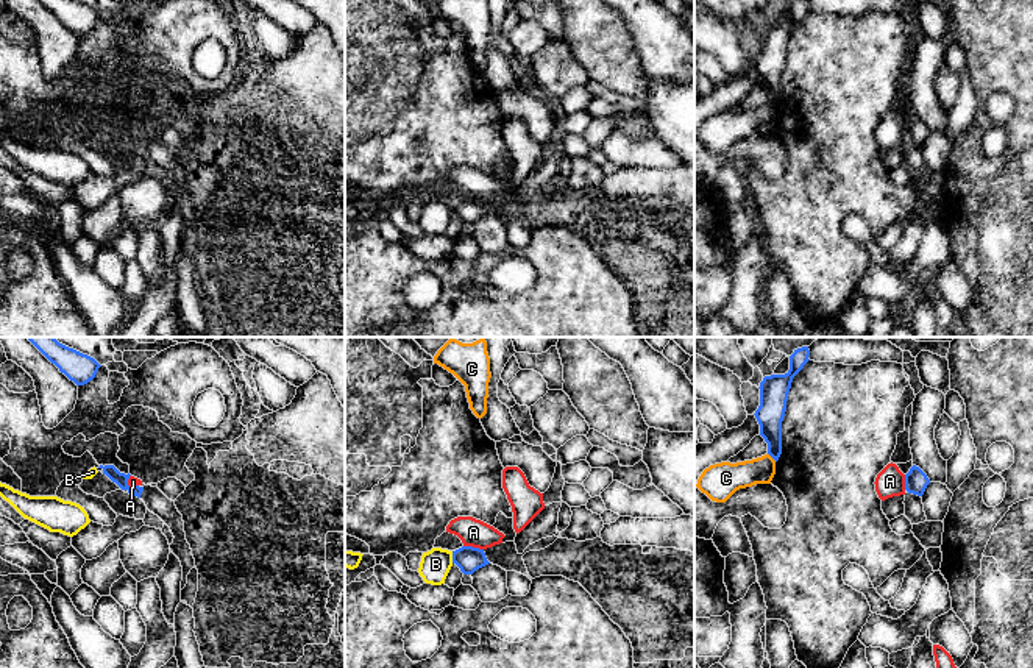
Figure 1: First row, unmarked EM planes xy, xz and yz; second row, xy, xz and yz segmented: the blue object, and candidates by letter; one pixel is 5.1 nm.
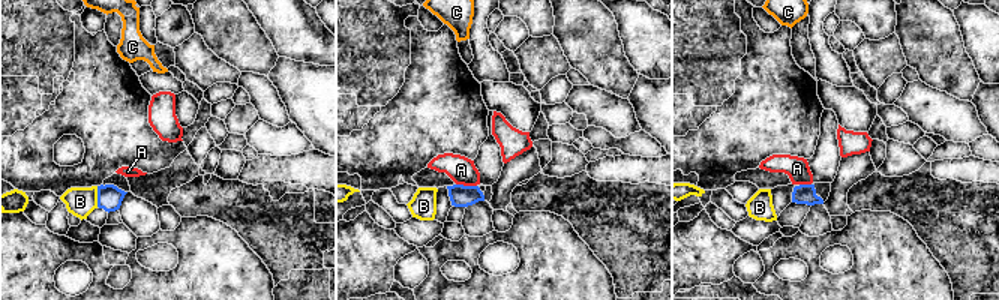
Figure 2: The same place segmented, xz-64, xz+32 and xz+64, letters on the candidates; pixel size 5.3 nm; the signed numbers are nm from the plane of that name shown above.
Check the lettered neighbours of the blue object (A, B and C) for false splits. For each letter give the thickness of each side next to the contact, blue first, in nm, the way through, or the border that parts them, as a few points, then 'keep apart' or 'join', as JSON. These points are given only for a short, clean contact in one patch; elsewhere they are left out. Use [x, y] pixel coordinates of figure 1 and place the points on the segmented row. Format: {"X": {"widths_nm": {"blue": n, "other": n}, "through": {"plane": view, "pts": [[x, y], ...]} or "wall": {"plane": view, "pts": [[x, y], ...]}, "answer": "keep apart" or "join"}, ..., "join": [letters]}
{"A": {"widths_nm": {"blue": 140, "other": 140}, "answer": "keep apart"}, "B": {"widths_nm": {"blue": 140, "other": 160}, "answer": "keep apart"}, "C": {"widths_nm": {"blue": 140, "other": 150}, "wall": {"plane": "yz", "pts": [[768, 453], [776, 461]]}, "answer": "keep apart"}, "join": []}

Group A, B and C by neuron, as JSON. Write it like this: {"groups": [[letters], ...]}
{"groups": [["A", "C"], ["B"]]}

